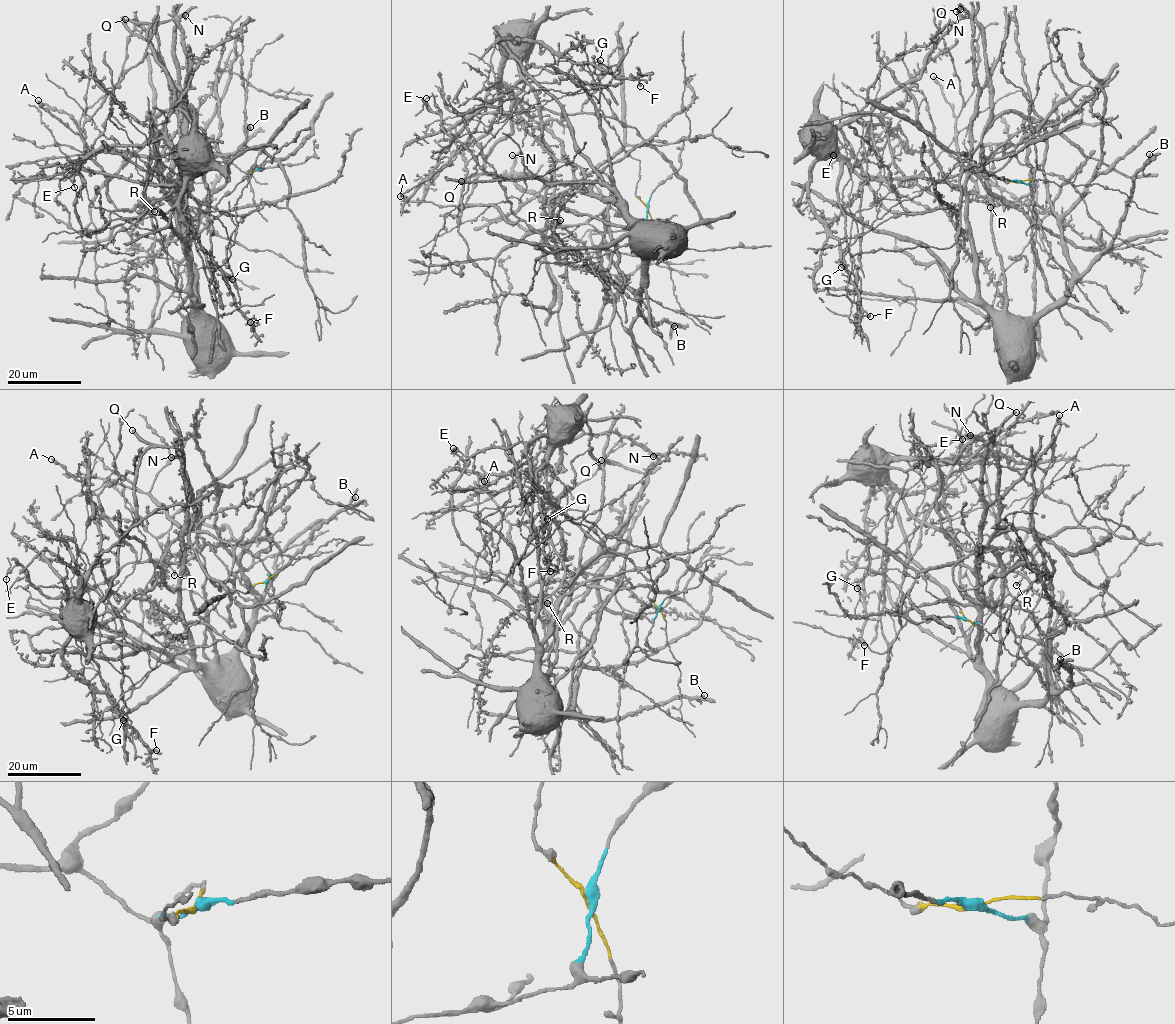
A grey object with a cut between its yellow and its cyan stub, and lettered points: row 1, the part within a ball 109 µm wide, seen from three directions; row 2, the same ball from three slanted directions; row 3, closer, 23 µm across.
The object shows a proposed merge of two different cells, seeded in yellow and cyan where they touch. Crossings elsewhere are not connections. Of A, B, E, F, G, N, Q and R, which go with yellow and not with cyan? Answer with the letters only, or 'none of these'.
F, G, R

